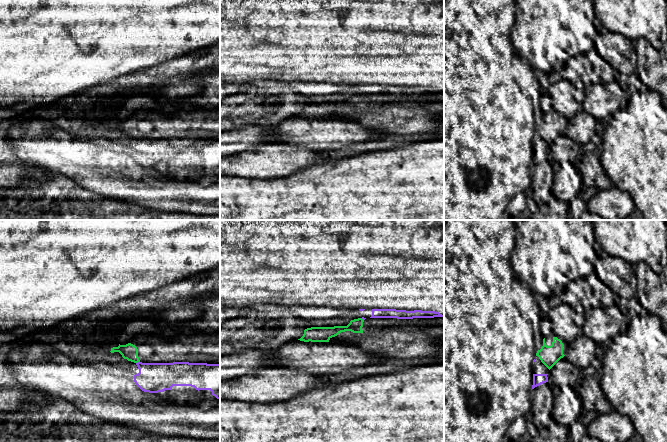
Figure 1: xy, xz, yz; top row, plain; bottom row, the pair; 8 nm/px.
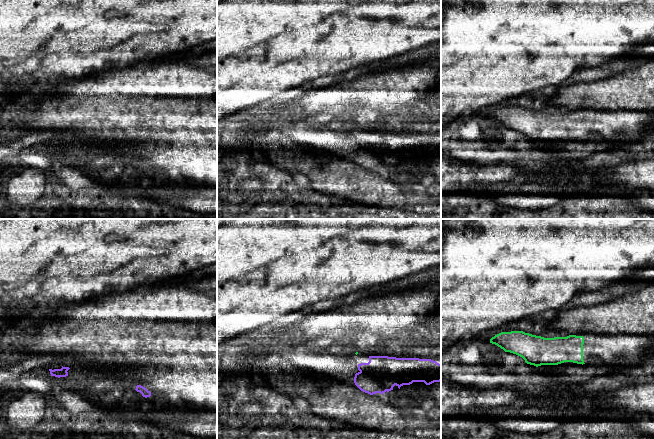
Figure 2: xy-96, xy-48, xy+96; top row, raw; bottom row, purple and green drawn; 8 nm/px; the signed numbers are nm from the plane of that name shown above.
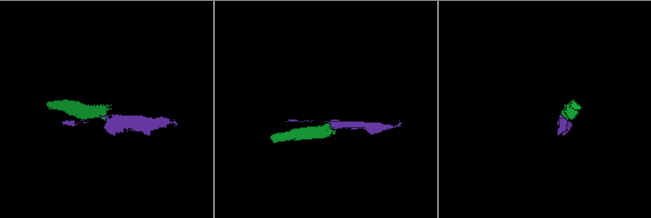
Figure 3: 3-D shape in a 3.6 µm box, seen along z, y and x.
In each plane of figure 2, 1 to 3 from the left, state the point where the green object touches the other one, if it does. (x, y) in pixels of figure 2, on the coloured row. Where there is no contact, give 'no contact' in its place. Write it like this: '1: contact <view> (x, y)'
1: no contact
2: no contact
3: no contact

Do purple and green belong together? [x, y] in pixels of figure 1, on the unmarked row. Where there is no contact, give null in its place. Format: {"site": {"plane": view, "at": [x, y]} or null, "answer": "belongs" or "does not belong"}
{"site": {"plane": "xy", "at": [138, 138]}, "answer": "does not belong"}

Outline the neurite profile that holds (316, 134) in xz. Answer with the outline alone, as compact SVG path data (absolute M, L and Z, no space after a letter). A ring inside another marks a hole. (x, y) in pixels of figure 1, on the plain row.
M290 116L269 128L272 136L267 139L267 144L283 143L297 145L312 151L326 149L342 149L353 147L359 143L376 140L383 134L378 130L367 129L354 120L341 120L337 118L304 118Z

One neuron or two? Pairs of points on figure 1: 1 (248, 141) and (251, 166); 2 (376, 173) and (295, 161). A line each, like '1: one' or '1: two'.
1: two
2: two

